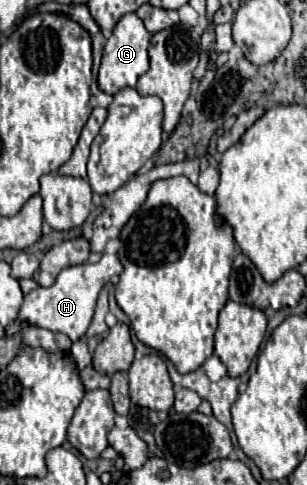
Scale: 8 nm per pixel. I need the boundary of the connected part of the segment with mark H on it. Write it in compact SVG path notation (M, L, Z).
M104 255L98 263L82 263L68 267L58 275L54 285L38 287L24 297L24 305L20 309L20 321L28 321L30 325L48 331L60 331L68 335L72 341L78 341L86 335L90 327L100 289L112 279L112 275L118 275L120 271L122 265L116 255Z

